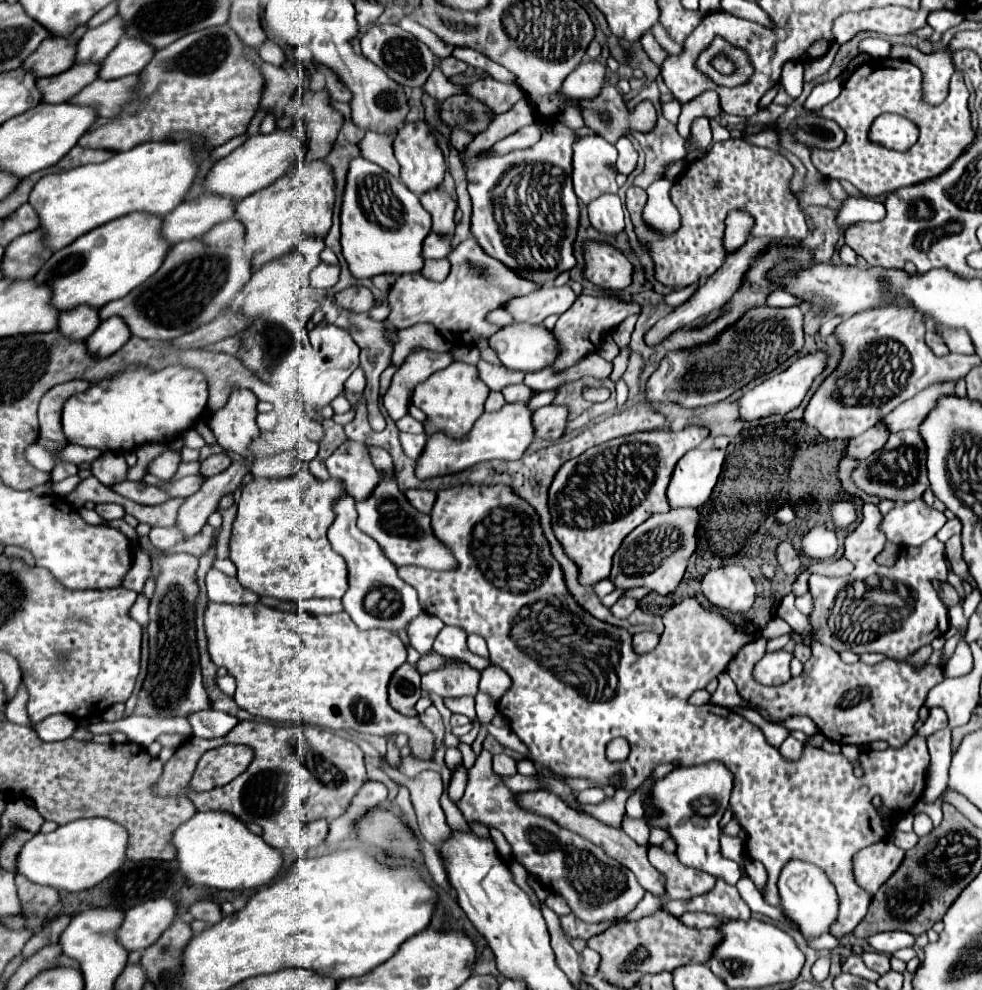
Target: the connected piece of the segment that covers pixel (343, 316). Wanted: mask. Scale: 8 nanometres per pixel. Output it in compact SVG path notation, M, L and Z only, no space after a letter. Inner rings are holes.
M333 296L321 300L321 312L325 314L325 320L331 324L339 324L339 328L349 328L353 340L357 342L357 346L361 348L361 368L367 376L367 388L365 388L365 398L367 398L368 420L374 431L381 431L386 427L386 421L382 416L379 408L377 408L377 400L379 400L379 376L381 372L389 366L391 362L391 342L389 342L389 330L383 322L375 322L369 318L369 314L351 314L343 308L339 308L333 300Z

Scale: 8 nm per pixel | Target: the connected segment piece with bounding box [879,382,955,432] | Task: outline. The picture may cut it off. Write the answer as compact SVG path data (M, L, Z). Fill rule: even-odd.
M955 382L931 384L929 388L921 390L917 396L899 404L879 424L887 424L887 428L891 432L899 432L899 430L907 430L907 428L919 428L921 420L925 420L925 416L929 416L929 412L937 406L937 400L941 396L951 396L951 394L955 394Z

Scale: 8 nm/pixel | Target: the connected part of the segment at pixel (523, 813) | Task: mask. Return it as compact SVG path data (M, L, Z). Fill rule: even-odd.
M483 750L475 766L467 772L465 796L457 802L467 822L483 822L501 830L513 848L513 858L525 866L527 872L541 878L545 886L561 894L571 906L573 914L585 922L605 922L625 918L637 902L645 896L645 888L637 882L633 872L617 864L603 848L585 840L577 832L561 828L557 822L521 808L517 794L511 792L501 776L491 770L491 754Z

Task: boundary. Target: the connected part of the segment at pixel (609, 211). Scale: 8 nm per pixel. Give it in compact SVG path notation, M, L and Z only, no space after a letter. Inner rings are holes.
M605 194L589 204L591 226L605 236L617 236L623 230L623 206L619 196Z

